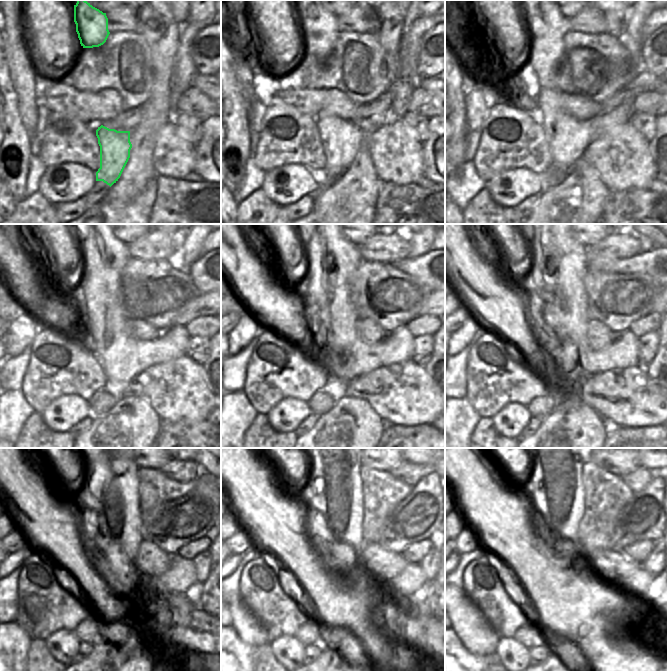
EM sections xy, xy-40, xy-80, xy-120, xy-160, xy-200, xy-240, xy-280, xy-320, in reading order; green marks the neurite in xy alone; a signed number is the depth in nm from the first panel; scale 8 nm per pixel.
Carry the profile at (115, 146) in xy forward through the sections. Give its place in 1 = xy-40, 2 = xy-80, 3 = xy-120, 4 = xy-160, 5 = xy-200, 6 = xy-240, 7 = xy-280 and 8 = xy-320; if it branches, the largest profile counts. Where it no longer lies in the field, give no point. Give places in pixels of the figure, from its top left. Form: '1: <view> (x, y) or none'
1: xy-40 (341, 139)
2: xy-80 (568, 138)
3: xy-120 (122, 357)
4: xy-160 (331, 259)
5: xy-200 (556, 275)
6: xy-240 (109, 488)
7: xy-280 (333, 487)
8: xy-320 (556, 491)

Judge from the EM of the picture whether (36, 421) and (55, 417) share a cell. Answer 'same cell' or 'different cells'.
different cells

